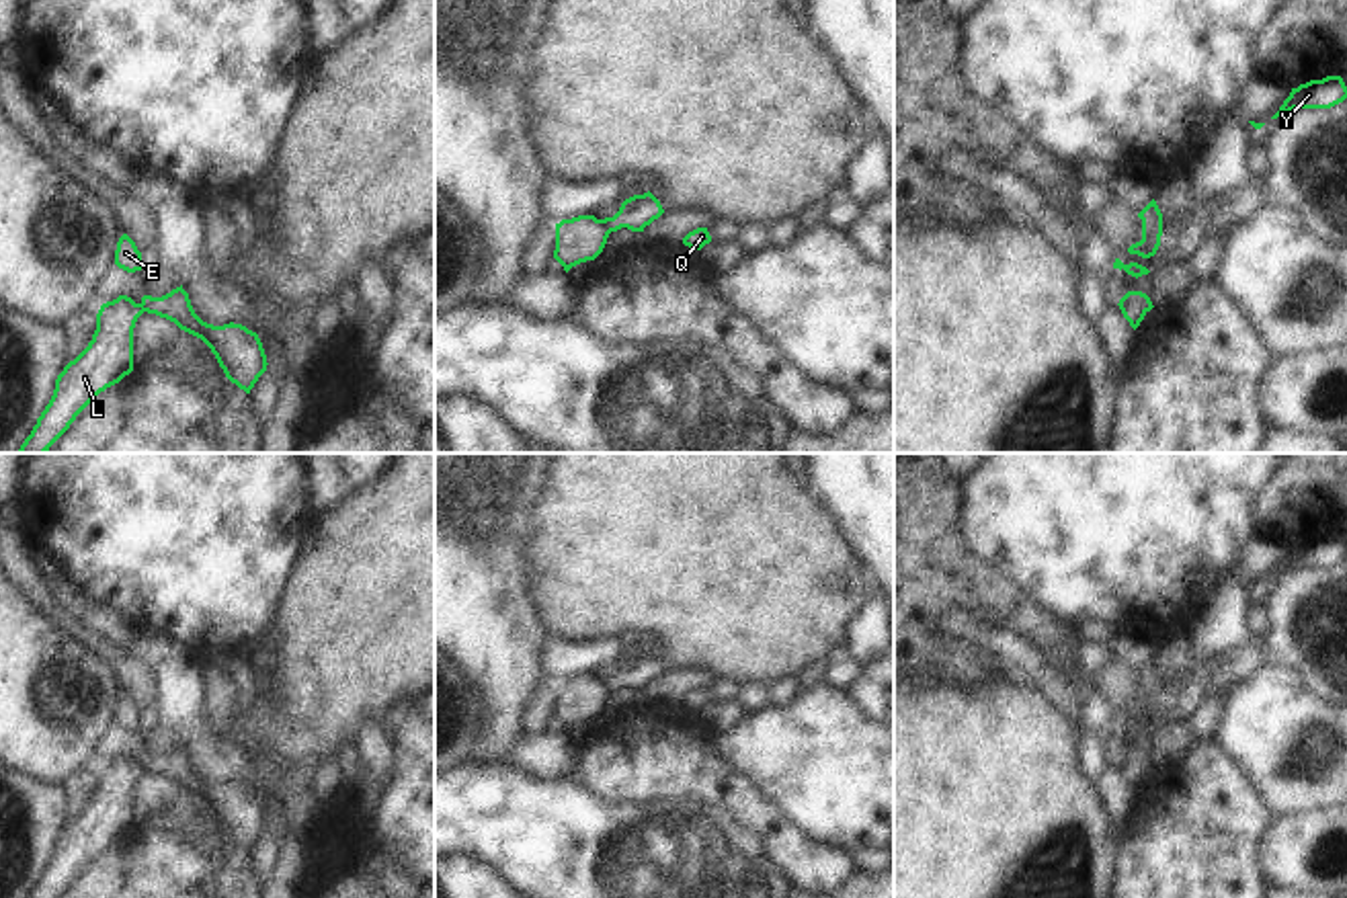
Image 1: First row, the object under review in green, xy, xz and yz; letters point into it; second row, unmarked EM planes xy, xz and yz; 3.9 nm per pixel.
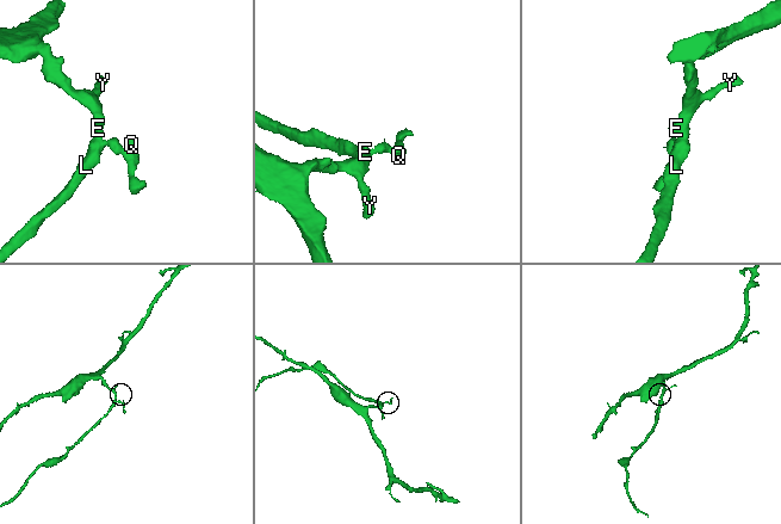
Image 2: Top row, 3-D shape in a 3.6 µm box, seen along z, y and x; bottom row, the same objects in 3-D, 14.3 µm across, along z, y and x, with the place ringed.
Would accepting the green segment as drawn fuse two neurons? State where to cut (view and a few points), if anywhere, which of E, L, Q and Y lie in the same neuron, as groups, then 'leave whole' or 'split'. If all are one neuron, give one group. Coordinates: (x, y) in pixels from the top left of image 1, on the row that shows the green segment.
xz (599, 220), (609, 232) | E L Y / Q | split

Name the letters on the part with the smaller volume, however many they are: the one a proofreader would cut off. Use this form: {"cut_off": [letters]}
{"cut_off": ["Q"]}

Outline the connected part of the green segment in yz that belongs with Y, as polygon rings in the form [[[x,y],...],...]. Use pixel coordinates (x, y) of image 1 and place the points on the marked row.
[[[1326,76],[1322,80],[1310,80],[1292,88],[1279,111],[1271,117],[1277,119],[1294,109],[1331,109],[1347,98],[1347,86],[1341,76]]]

